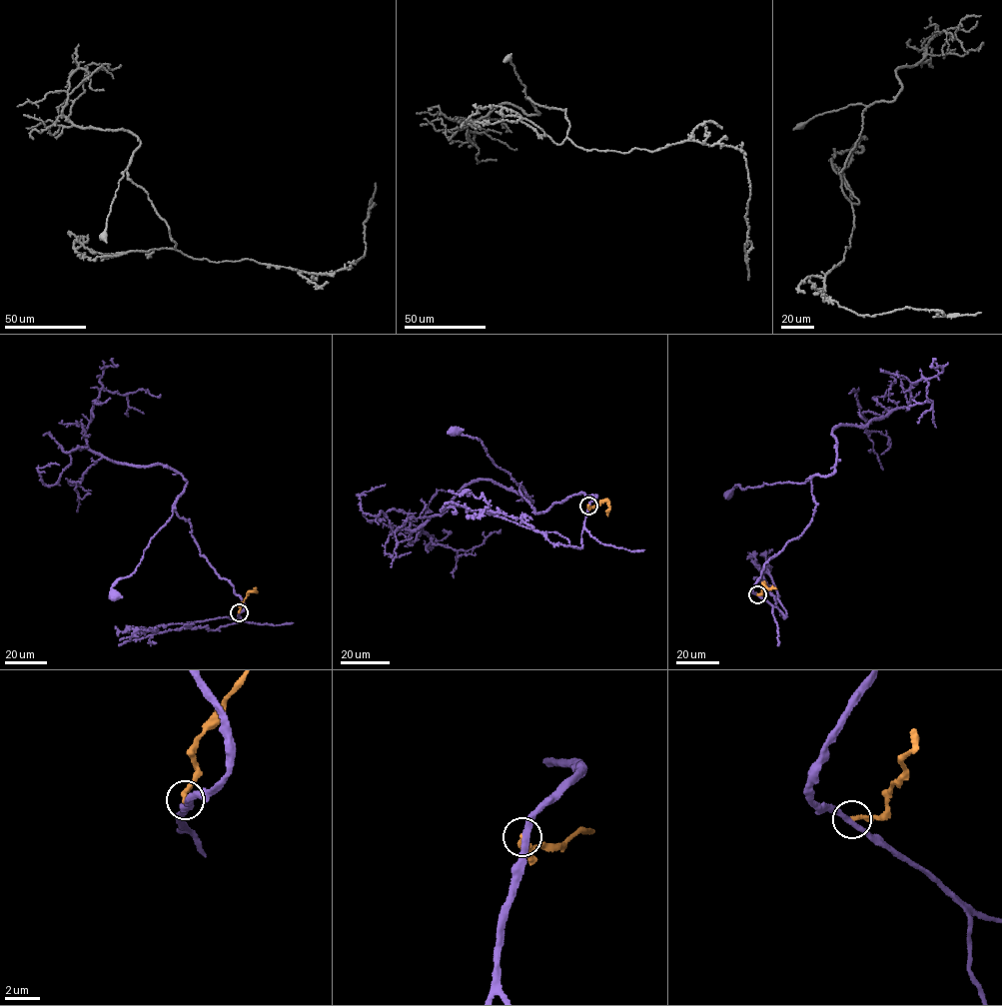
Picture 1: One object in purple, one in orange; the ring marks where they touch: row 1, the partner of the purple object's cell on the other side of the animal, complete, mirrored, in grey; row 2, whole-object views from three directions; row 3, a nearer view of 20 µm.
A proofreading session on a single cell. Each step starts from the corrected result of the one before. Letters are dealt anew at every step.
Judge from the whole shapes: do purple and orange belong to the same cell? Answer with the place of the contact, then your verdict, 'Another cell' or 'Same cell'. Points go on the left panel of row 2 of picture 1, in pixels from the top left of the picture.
Place: (239, 612). Another cell

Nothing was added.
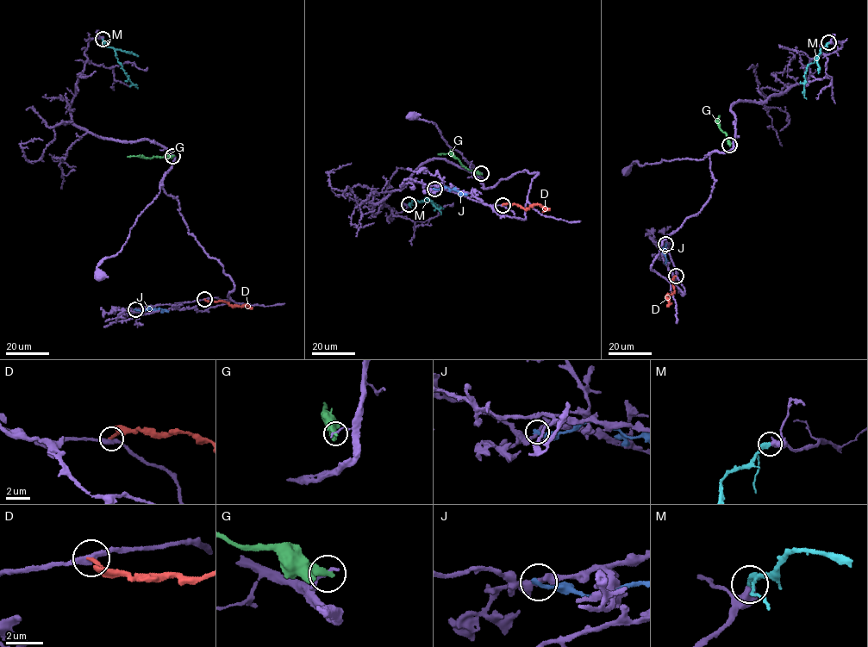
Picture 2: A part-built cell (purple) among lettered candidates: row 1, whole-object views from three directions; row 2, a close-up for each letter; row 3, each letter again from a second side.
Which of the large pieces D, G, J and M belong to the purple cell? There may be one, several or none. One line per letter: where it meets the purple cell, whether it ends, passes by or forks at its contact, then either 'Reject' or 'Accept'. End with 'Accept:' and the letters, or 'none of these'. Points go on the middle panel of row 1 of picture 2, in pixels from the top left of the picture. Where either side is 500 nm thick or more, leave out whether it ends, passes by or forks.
D: Touches purple at (502, 205). It ends there. Reject
G: Touches purple at (481, 173). It ends there. Reject
J: Touches purple at (434, 189). It ends there. Reject
M: Touches purple at (409, 204). Accept
Accept: M

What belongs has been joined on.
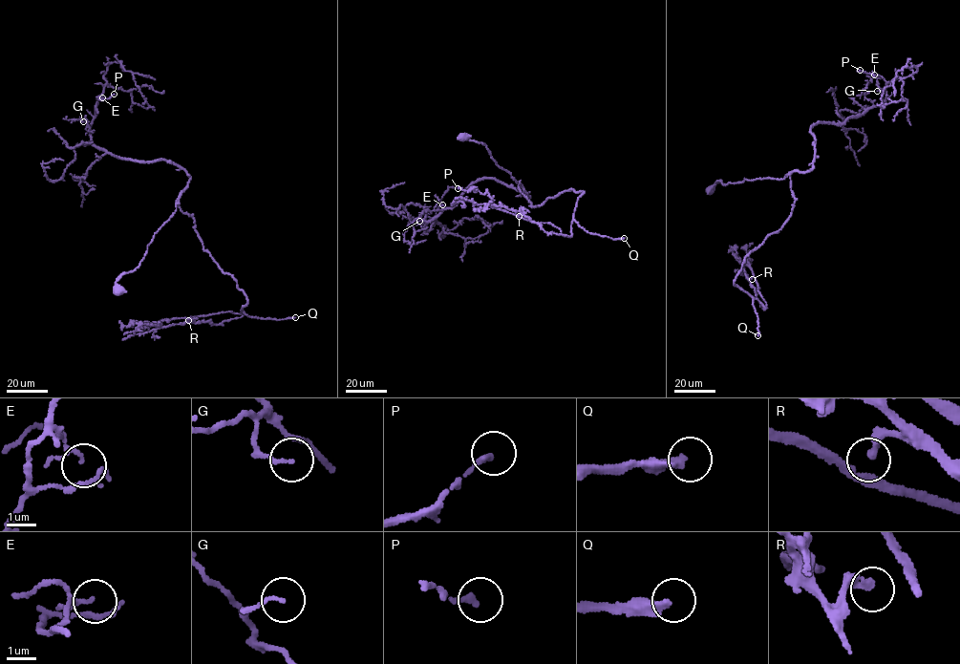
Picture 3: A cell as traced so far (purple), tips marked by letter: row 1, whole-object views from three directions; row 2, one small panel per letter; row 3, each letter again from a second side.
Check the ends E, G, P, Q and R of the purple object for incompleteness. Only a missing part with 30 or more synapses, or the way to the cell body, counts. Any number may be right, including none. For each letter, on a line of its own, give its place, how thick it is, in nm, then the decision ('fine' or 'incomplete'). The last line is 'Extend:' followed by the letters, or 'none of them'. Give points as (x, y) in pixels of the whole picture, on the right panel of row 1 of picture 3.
E: (874, 74) | 80 nm | fine
G: (877, 91) | 110 nm | fine
P: (860, 70) | 180 nm | fine
Q: (757, 335) | 280 nm | incomplete
R: (752, 279) | 220 nm | fine
Extend: Q

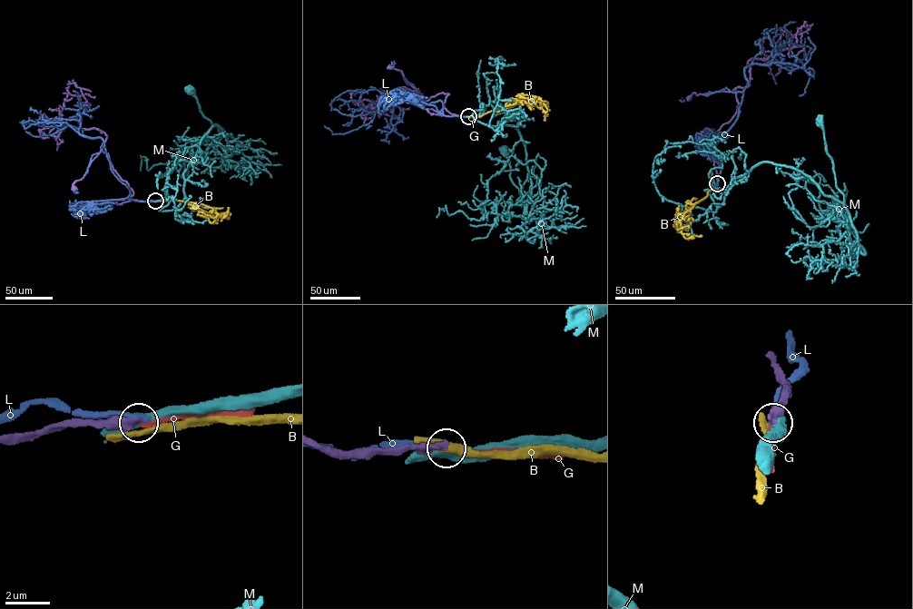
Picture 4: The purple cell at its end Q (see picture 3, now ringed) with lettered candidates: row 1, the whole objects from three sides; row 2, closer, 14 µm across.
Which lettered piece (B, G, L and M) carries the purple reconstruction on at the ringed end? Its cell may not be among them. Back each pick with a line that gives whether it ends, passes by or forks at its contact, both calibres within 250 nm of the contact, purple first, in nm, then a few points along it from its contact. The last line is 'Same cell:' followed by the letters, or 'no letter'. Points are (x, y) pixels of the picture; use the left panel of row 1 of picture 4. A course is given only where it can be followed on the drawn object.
G: It ends there. Thickness 340 nm (purple) against 280 nm
Same cell: G

